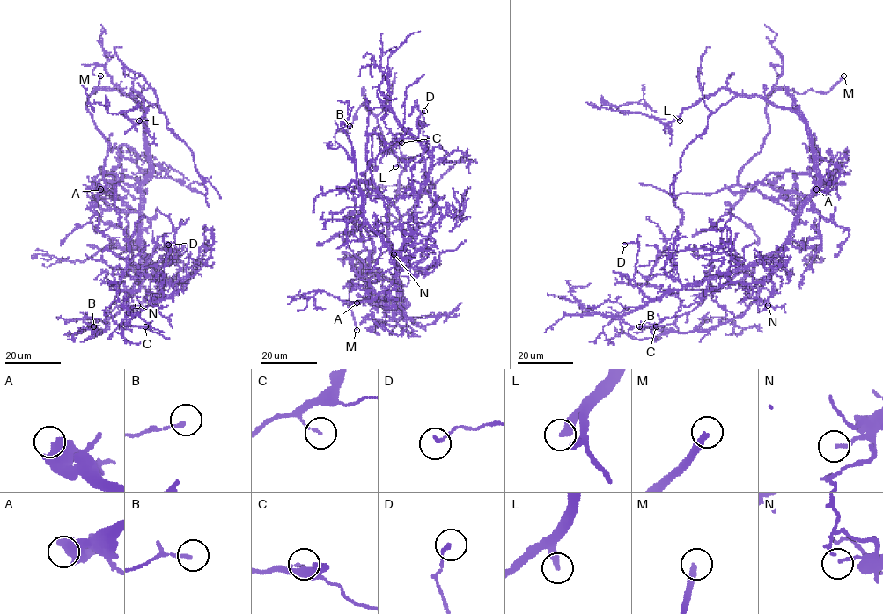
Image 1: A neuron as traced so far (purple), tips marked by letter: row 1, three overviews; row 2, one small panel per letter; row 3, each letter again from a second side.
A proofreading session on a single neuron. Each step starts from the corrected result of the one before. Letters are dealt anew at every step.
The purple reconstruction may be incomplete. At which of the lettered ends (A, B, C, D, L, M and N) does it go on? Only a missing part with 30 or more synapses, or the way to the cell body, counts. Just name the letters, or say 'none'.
L, M

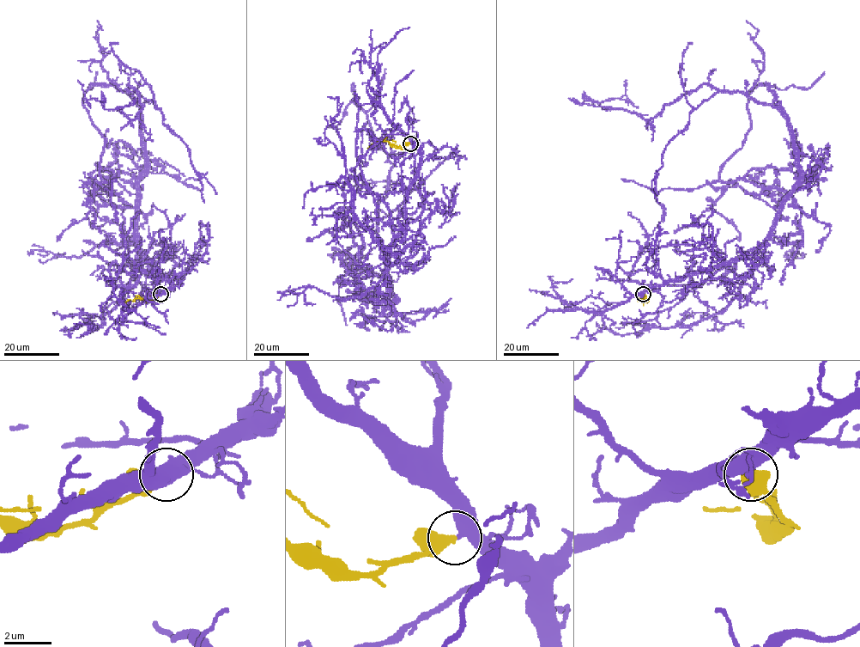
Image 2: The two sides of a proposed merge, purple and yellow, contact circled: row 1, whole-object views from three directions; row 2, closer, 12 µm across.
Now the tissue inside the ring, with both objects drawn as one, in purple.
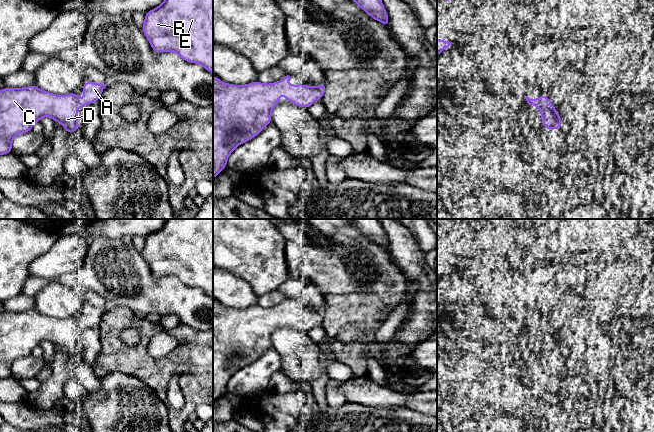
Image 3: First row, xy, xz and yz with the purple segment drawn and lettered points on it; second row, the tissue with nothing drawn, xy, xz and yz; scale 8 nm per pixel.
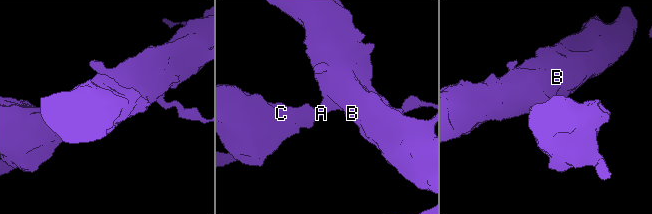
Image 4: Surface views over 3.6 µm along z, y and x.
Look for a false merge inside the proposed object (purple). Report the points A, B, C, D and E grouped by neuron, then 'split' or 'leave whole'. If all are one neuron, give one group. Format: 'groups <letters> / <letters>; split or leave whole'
groups A B C D E; leave whole

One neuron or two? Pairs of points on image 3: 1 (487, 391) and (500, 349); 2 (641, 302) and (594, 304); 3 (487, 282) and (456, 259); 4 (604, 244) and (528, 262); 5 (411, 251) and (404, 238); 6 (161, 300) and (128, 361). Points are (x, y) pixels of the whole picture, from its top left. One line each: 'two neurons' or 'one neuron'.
1: two neurons
2: two neurons
3: one neuron
4: one neuron
5: one neuron
6: two neurons

